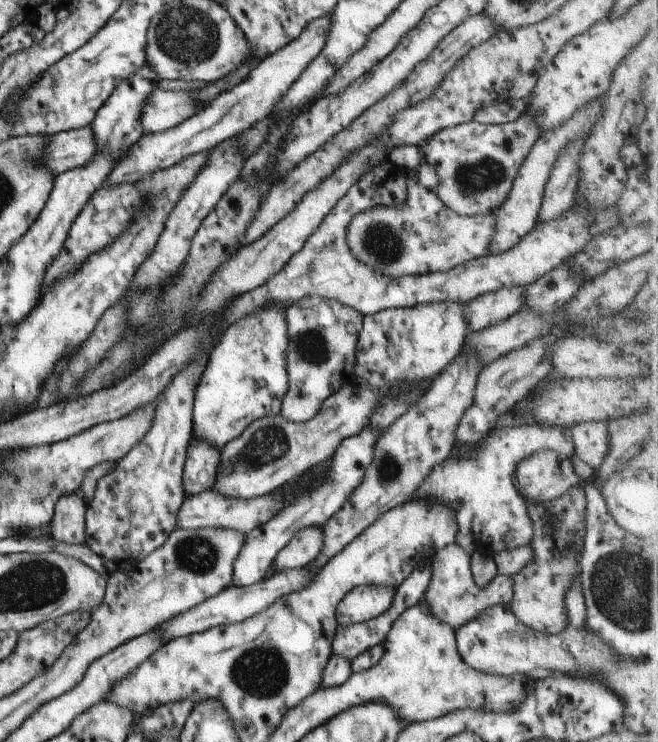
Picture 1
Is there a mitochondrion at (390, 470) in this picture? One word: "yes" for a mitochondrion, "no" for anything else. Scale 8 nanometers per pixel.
yes

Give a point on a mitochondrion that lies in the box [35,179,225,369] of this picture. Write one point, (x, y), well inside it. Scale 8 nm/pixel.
(144, 309)

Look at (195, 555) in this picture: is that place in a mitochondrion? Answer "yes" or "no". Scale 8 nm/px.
yes

